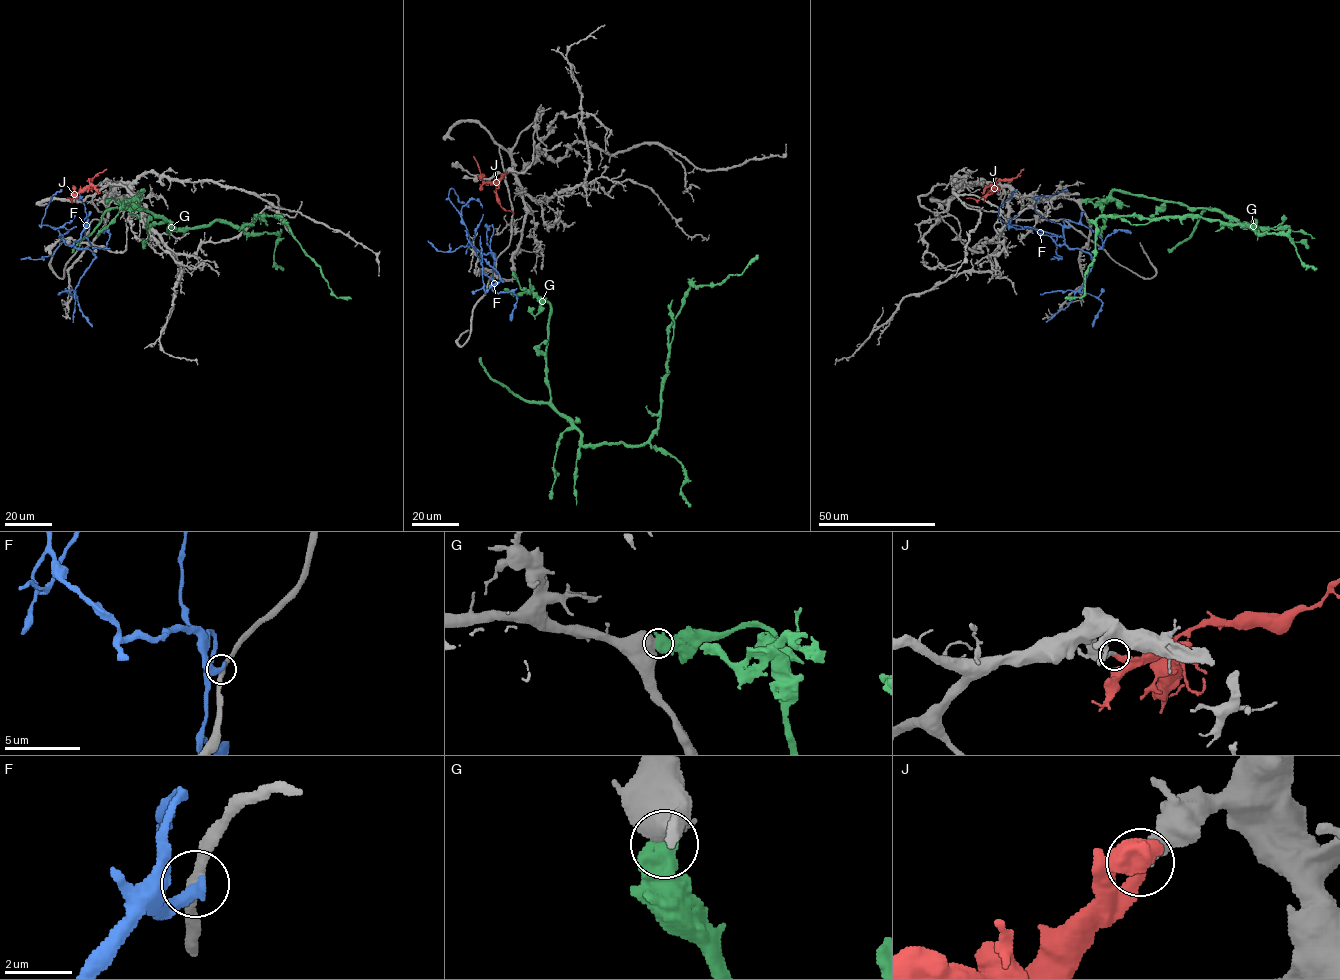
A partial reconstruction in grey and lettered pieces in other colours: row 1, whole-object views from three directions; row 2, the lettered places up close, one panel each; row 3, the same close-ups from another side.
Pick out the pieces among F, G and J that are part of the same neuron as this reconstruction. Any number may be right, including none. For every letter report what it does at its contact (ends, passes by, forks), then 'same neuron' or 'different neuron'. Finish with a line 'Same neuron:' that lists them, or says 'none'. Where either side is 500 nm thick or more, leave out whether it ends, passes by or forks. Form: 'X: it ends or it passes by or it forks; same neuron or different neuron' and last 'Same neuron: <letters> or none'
F: it ends; different neuron
G: different neuron
J: it ends; same neuron
Same neuron: J

